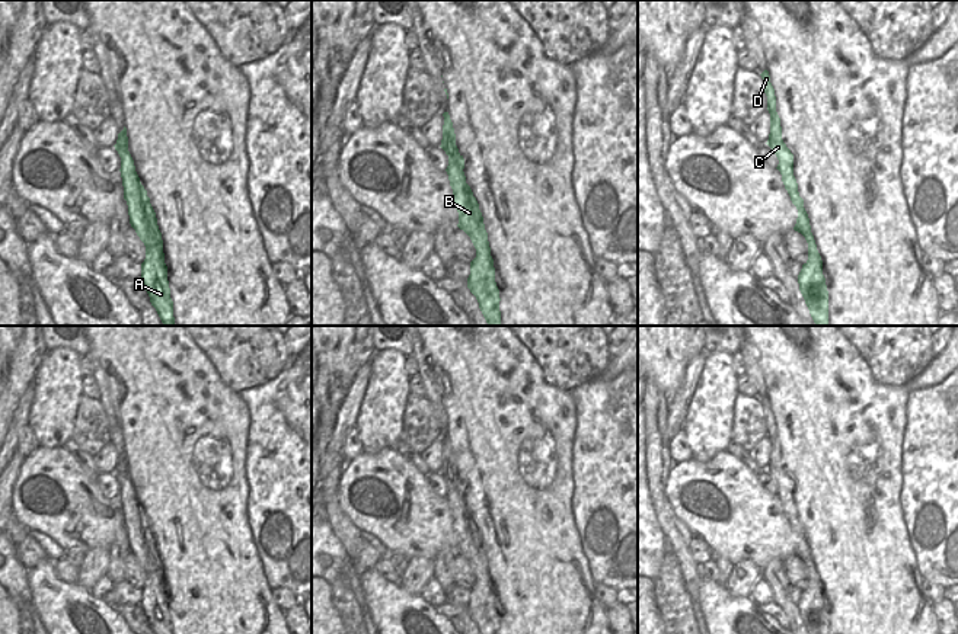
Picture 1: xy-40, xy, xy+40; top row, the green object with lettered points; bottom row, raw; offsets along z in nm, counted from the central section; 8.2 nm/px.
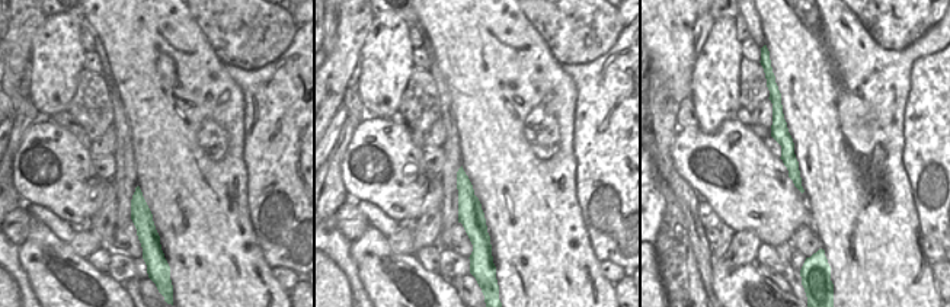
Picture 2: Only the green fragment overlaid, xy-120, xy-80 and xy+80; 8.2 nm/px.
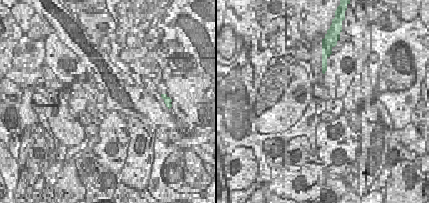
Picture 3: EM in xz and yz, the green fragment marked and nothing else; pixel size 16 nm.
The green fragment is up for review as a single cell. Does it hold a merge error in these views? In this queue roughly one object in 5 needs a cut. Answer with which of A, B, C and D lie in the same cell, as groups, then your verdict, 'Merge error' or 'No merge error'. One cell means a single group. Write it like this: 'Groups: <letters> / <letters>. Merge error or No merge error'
Groups: A B C D. No merge error

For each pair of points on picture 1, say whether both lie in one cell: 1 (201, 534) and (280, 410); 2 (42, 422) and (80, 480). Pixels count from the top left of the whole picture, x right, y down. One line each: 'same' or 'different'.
1: different
2: different

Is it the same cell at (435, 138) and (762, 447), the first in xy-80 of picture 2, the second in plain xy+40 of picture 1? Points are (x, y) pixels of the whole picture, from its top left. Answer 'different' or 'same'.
same

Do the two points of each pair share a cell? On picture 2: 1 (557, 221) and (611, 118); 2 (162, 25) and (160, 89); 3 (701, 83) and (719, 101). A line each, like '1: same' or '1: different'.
1: different
2: same
3: same

